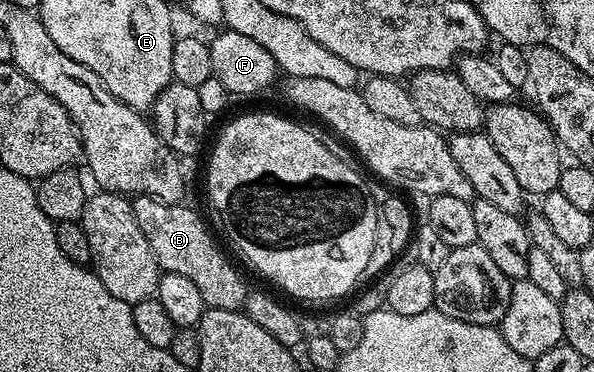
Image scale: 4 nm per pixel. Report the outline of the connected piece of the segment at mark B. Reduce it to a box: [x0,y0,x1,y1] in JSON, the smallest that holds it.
[132,196,248,312]

